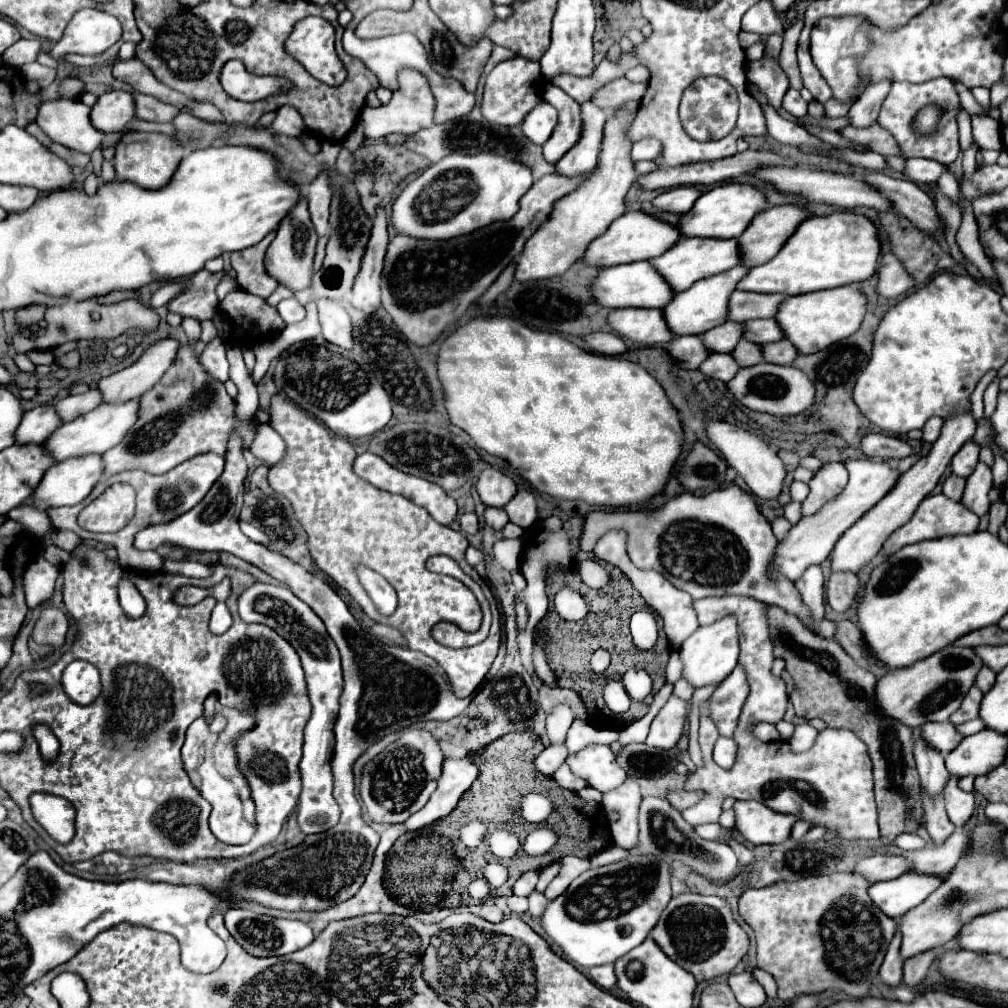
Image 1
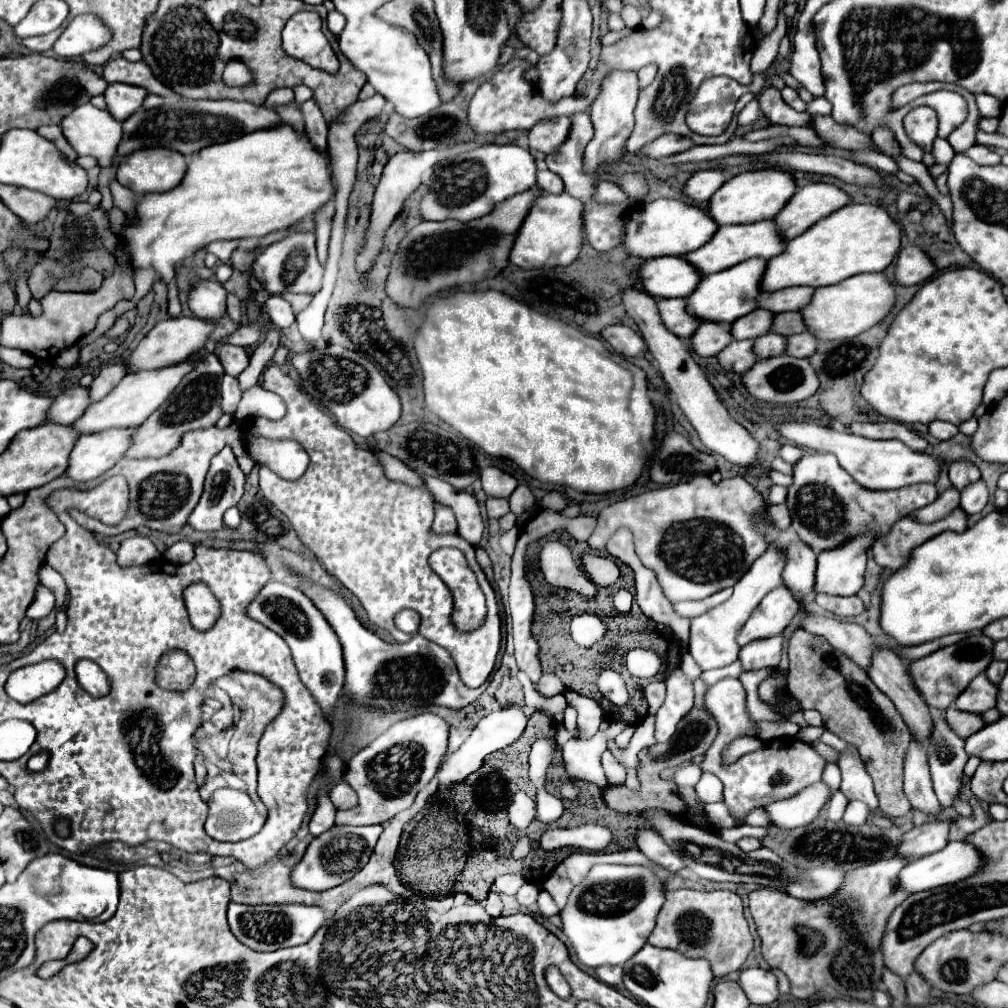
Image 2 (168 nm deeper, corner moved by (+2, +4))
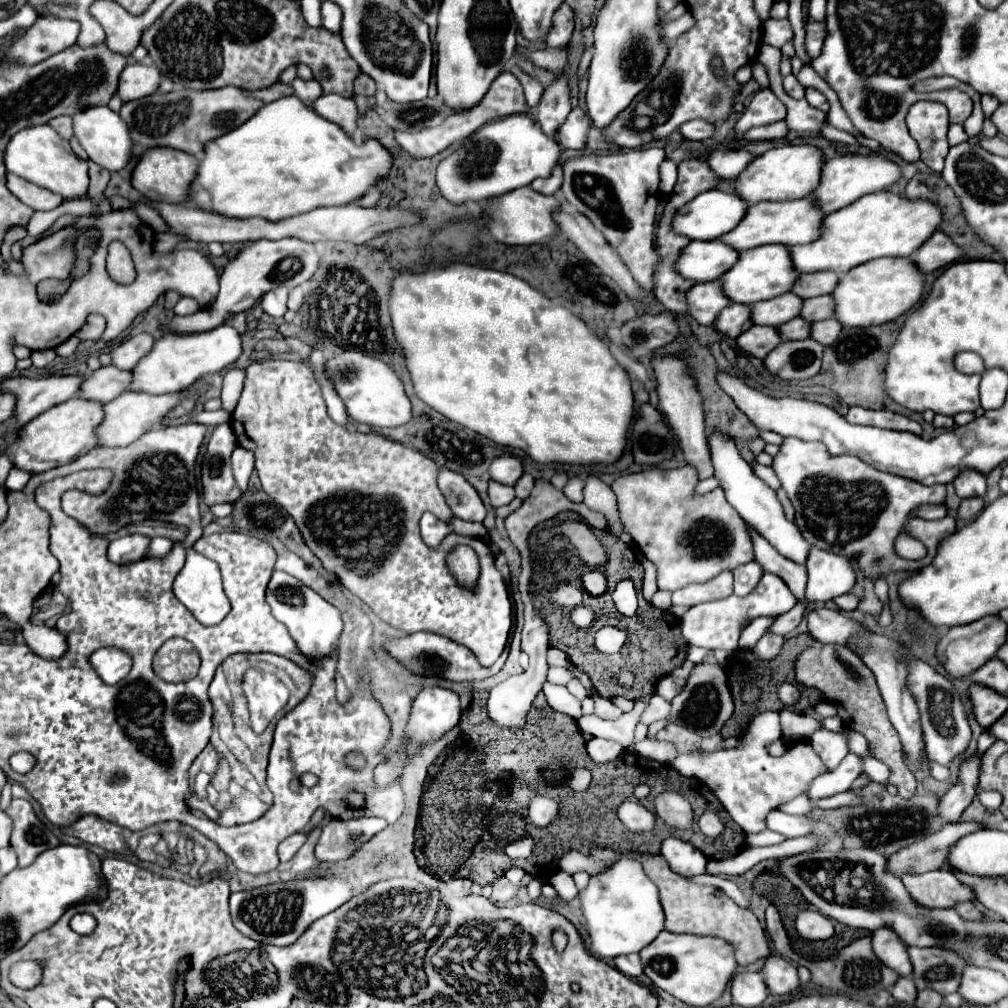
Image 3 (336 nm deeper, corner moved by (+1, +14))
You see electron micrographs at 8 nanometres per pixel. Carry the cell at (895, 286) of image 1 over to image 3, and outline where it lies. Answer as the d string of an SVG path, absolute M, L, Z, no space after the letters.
M937 231L929 241L925 241L913 253L913 259L917 261L917 265L923 273L933 273L937 269L943 269L943 267L959 261L961 257L963 257L961 247L957 247L951 241L951 237L947 237L941 231Z

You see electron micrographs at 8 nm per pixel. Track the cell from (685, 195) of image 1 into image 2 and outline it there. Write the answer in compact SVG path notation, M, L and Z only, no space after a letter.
M718 169L698 171L698 173L694 173L694 175L686 181L682 193L684 193L688 199L694 199L694 201L698 201L698 203L708 201L708 199L714 195L714 191L716 191L728 177L730 177L728 173L718 171Z

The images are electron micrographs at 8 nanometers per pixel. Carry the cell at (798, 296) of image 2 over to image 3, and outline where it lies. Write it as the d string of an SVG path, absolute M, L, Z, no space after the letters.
M817 271L817 273L803 273L797 283L793 285L793 293L803 299L829 295L833 293L835 285L839 283L839 275L835 271Z

